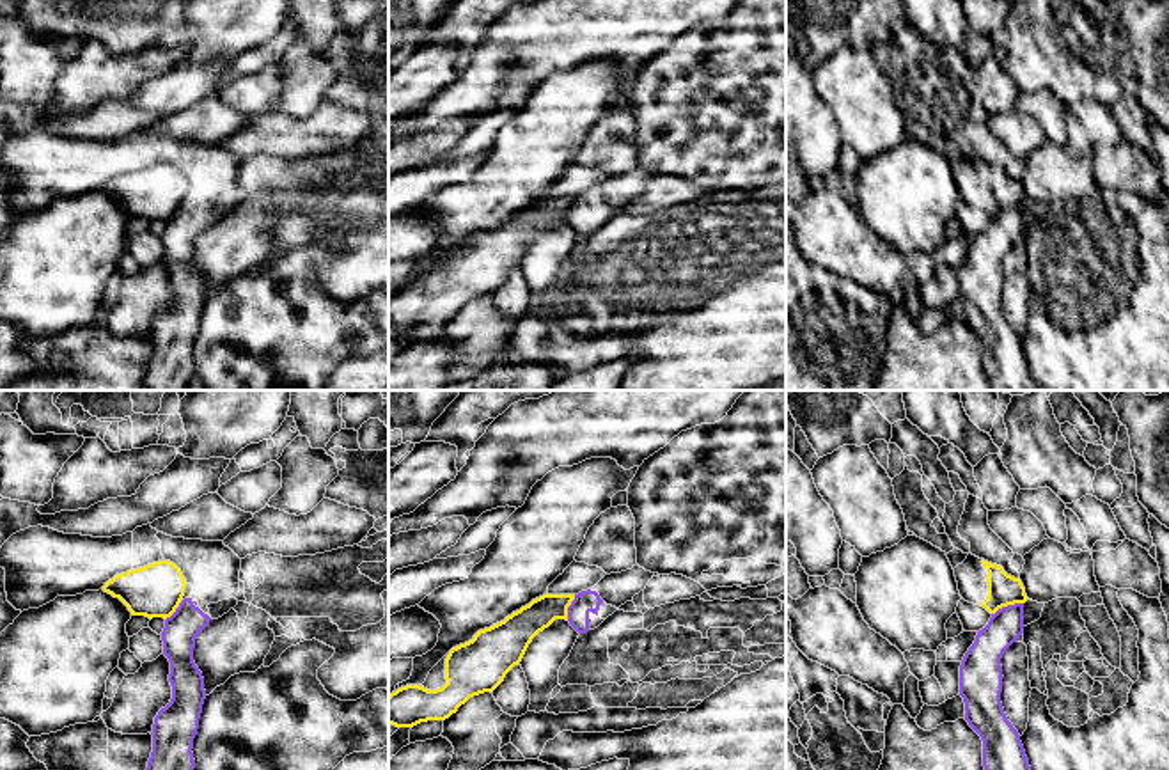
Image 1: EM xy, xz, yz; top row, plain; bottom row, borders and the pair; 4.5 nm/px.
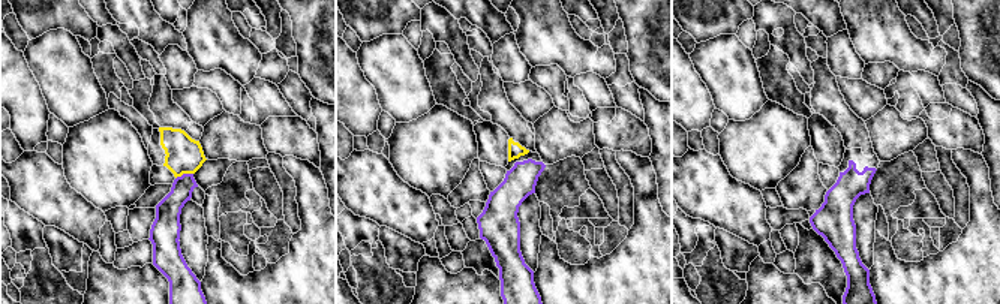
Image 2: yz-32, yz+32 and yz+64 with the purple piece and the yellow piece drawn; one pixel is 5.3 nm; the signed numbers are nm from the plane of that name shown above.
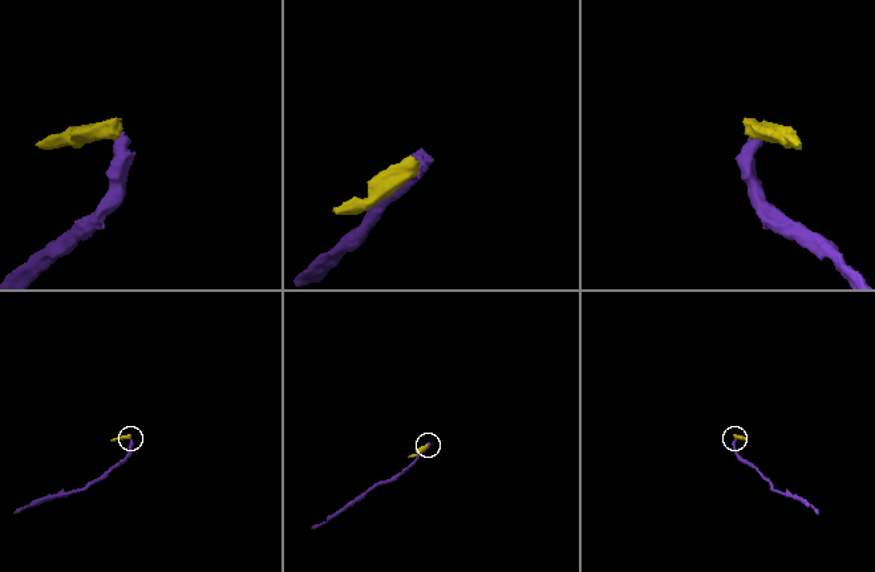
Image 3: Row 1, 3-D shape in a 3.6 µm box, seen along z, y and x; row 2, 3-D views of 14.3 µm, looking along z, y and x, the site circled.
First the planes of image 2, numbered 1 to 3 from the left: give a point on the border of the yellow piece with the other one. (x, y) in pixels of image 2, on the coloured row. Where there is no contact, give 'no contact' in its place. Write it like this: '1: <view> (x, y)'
1: yz-32 (183, 174)
2: no contact
3: no contact

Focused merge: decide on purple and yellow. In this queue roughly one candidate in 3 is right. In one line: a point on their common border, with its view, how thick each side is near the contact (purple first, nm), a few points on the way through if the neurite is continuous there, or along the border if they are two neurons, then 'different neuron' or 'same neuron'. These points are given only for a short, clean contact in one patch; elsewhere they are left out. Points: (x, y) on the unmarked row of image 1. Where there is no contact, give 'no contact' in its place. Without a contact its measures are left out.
yz (1008, 208) | 160/140 nm | along yz (1022, 204), (1003, 208), (992, 217) | different neuron

